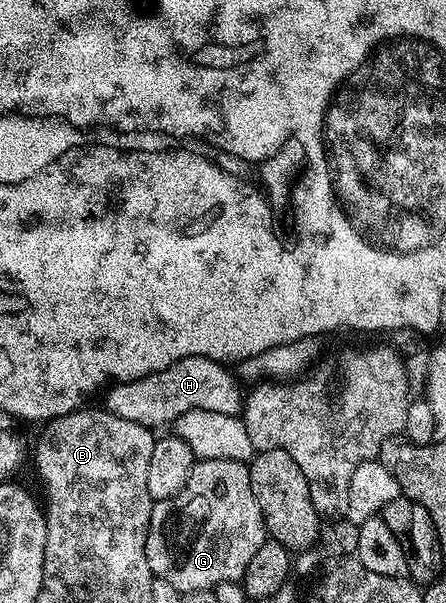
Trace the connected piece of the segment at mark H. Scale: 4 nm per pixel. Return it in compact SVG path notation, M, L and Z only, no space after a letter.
M188 356L184 360L176 360L160 372L146 374L131 382L113 383L105 391L107 394L104 406L116 416L124 416L124 420L132 420L151 428L169 427L189 410L237 415L244 405L244 390L238 387L239 379L234 379L226 370L229 369L223 363L211 358Z

